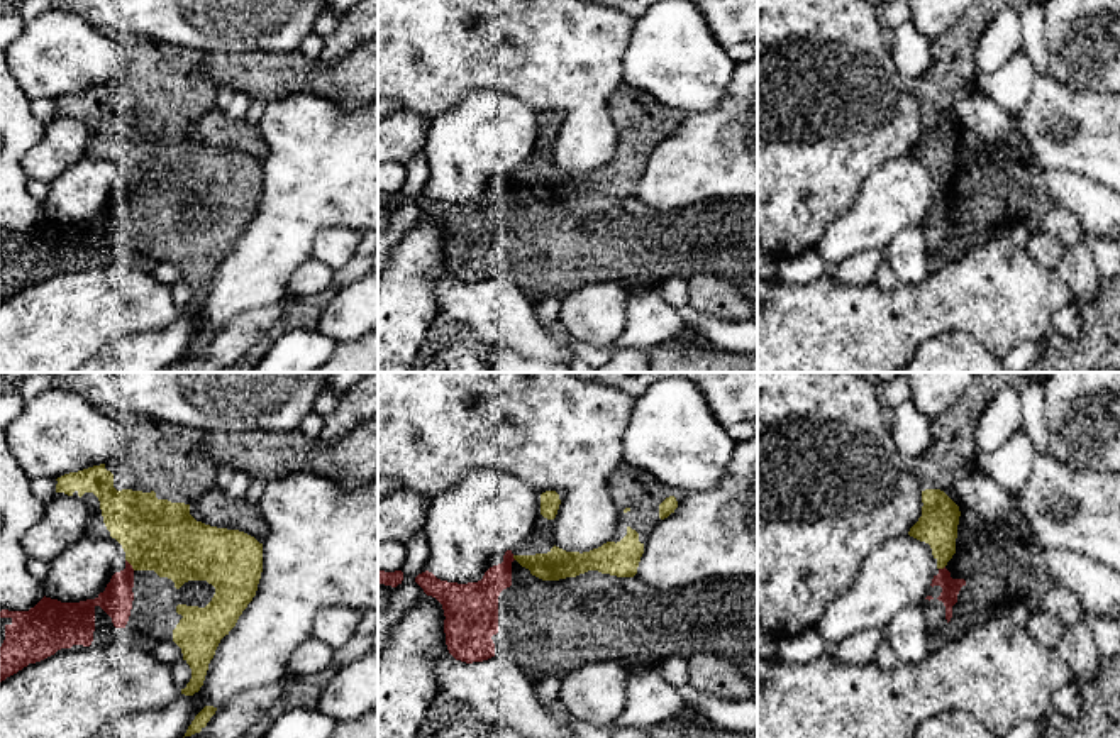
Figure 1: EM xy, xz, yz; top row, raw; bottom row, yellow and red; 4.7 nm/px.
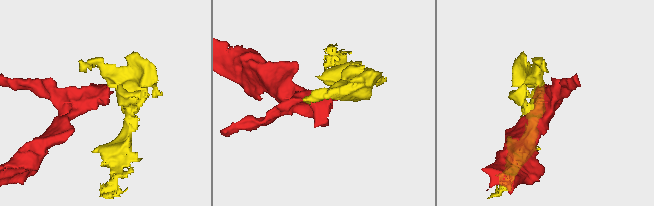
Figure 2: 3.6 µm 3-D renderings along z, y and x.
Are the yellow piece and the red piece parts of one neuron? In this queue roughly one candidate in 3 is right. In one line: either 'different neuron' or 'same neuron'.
different neuron

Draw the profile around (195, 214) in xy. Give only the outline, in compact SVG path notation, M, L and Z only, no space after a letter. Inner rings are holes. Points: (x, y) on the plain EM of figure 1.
M188 201L180 208L180 213L183 225L205 229L212 222L215 208L207 201Z

